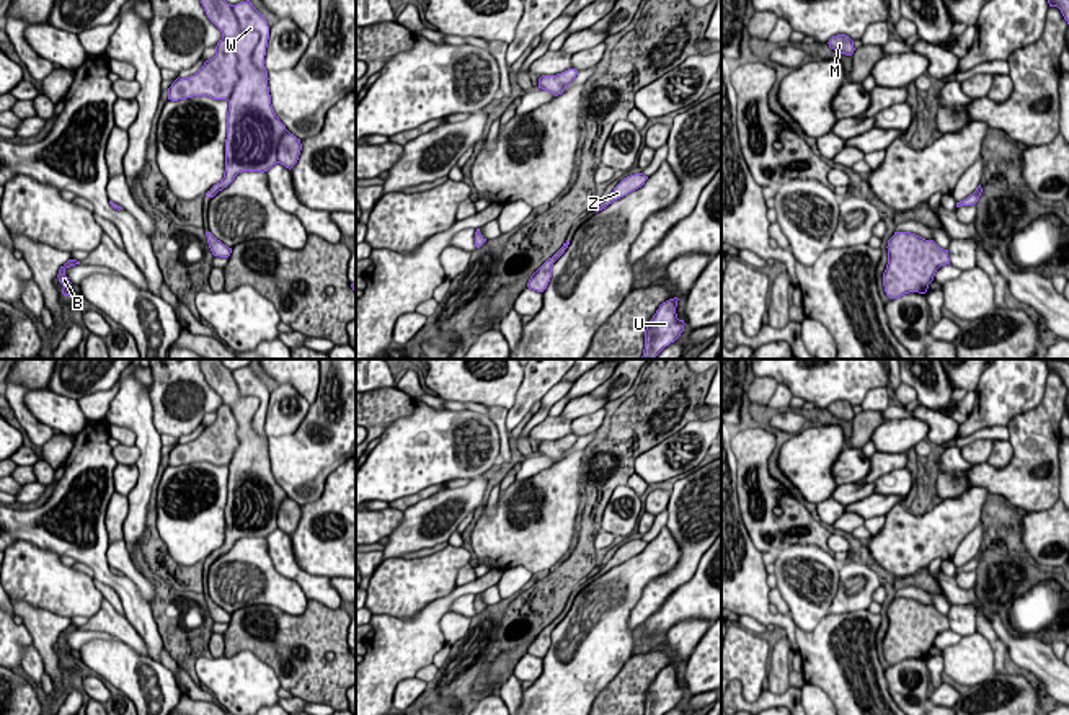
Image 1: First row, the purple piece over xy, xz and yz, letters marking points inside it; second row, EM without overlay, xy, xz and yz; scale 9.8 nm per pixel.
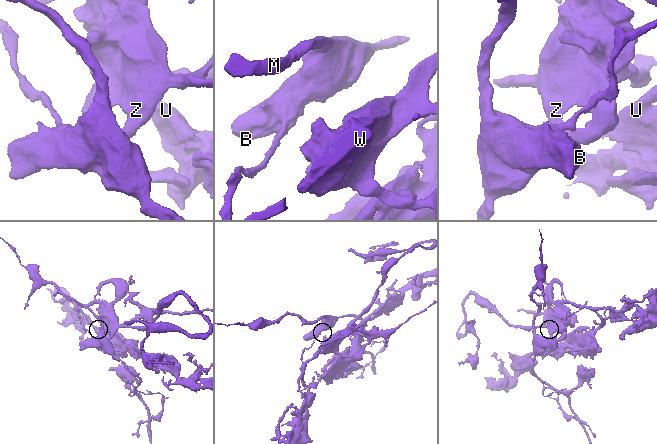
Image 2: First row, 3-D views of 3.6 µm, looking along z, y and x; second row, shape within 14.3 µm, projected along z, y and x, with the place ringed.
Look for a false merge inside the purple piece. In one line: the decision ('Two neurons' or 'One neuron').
Two neurons

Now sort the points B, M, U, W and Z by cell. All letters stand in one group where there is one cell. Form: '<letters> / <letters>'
B M / U W Z

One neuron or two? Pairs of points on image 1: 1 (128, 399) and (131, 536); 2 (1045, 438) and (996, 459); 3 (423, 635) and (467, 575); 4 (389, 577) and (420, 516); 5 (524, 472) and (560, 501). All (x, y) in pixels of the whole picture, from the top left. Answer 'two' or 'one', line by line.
1: one
2: two
3: two
4: two
5: two

